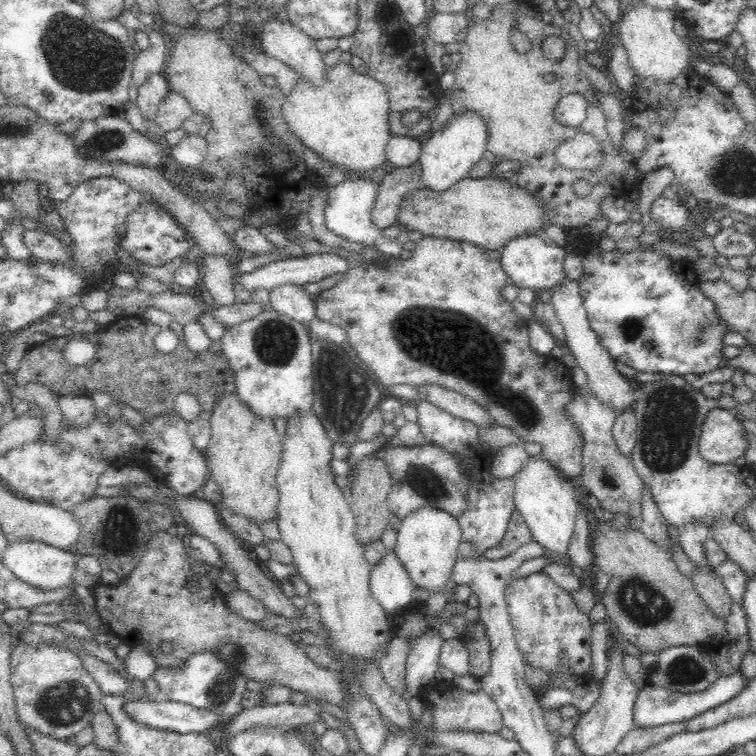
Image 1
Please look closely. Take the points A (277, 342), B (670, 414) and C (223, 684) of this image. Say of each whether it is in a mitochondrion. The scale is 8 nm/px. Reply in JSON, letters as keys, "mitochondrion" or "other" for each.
{"A":"mitochondrion","B":"mitochondrion","C":"mitochondrion"}

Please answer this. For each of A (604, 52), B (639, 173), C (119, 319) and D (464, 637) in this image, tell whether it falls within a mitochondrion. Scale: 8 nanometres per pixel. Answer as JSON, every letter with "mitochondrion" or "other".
{"A":"other","B":"other","C":"other","D":"other"}

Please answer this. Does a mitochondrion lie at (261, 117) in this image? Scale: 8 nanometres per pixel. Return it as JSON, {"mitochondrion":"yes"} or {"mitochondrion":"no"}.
{"mitochondrion":"yes"}

